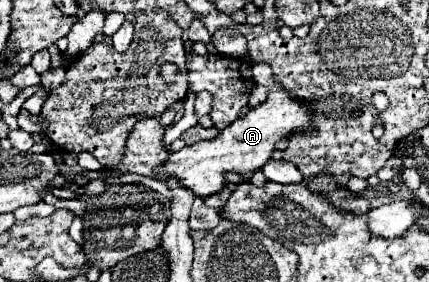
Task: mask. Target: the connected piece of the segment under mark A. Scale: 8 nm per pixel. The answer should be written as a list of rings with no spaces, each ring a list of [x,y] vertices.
[[[251,64],[251,70],[253,80],[269,88],[267,100],[261,106],[251,108],[245,116],[237,118],[225,130],[221,130],[217,138],[197,142],[193,146],[181,148],[179,152],[173,152],[169,160],[159,168],[161,180],[173,174],[181,180],[183,186],[193,190],[195,196],[207,198],[225,186],[225,172],[237,172],[249,180],[255,170],[259,170],[267,160],[271,160],[277,142],[287,140],[293,132],[307,132],[309,128],[313,128],[311,102],[291,96],[279,82],[275,82],[269,64]]]

